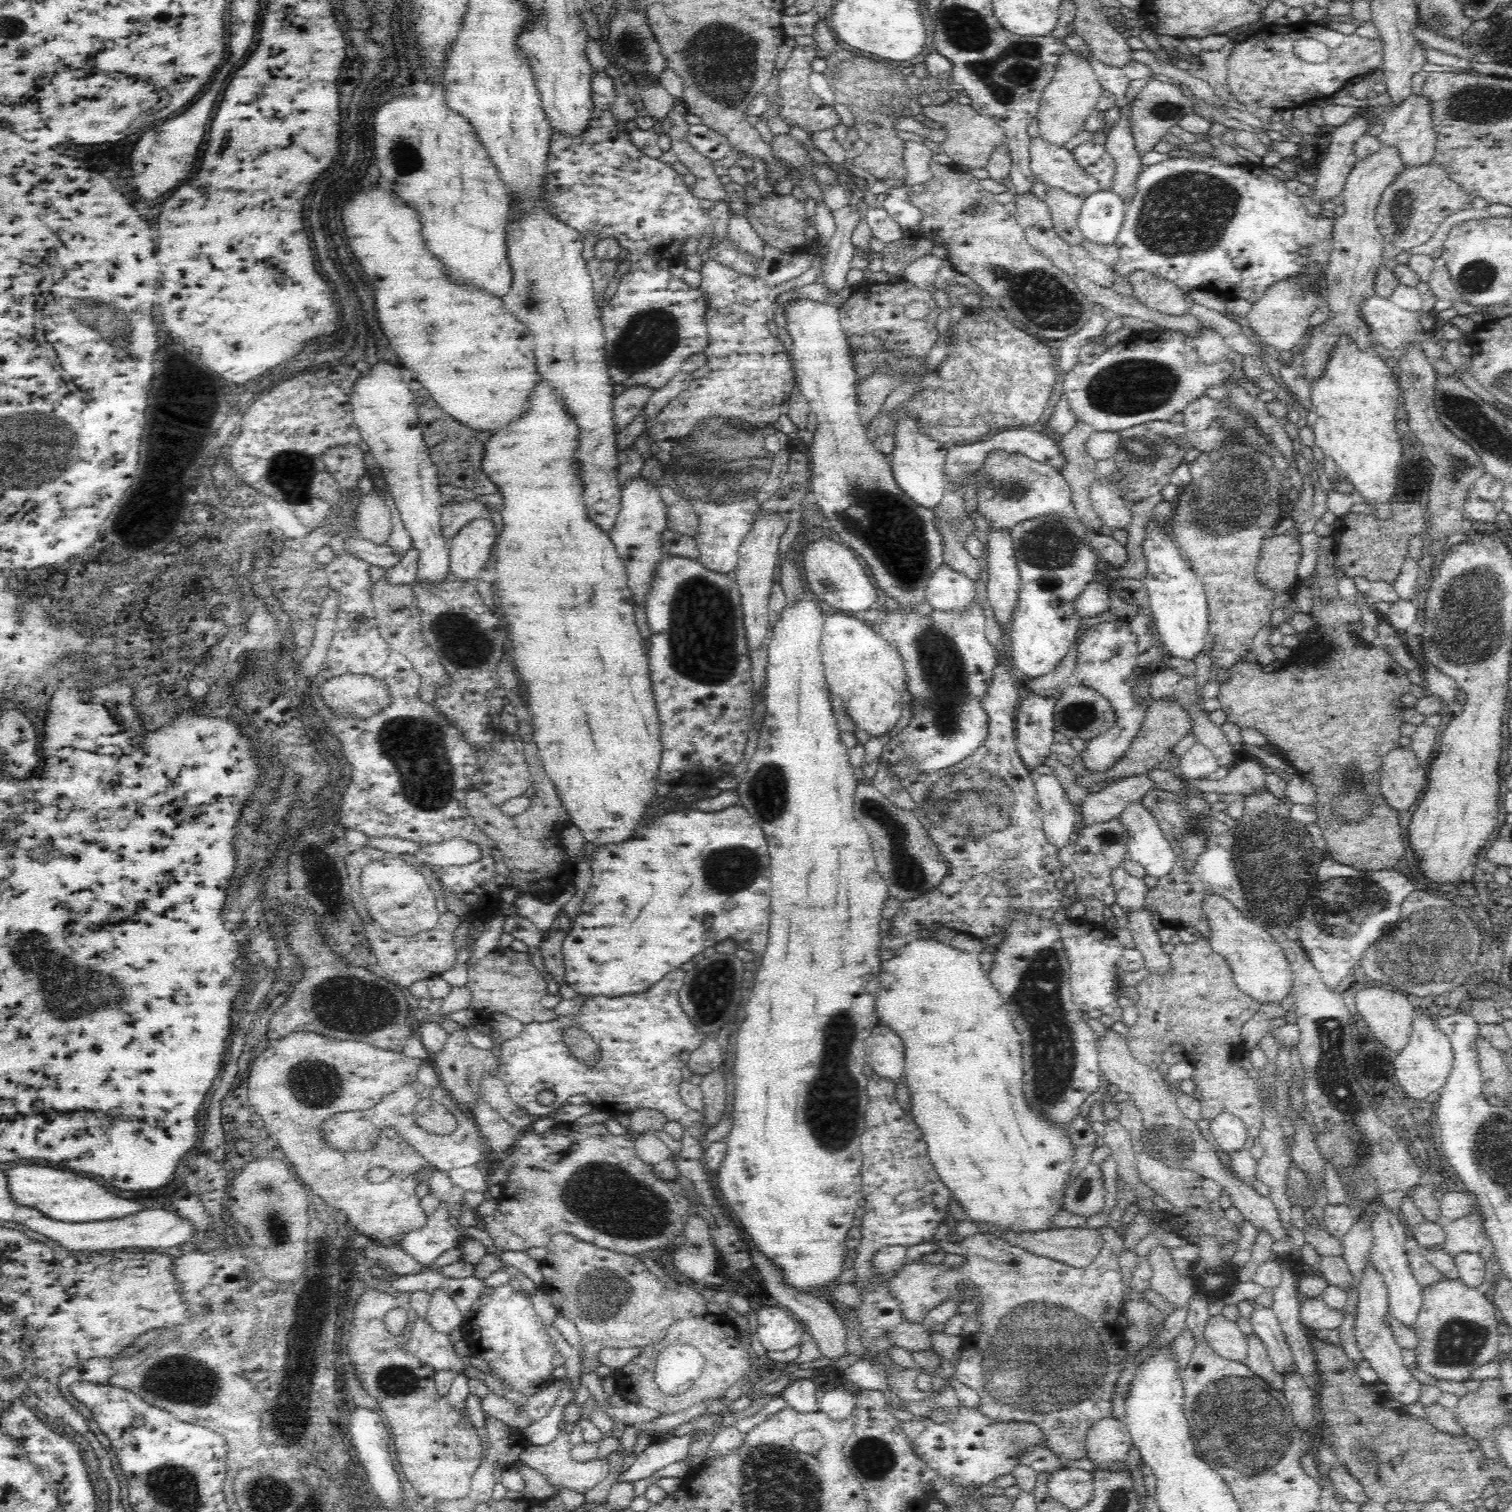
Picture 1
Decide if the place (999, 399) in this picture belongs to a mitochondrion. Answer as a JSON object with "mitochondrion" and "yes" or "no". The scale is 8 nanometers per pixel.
{"mitochondrion":"no"}

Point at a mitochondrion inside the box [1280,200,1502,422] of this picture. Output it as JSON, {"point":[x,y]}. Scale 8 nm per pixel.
{"point":[1477,276]}

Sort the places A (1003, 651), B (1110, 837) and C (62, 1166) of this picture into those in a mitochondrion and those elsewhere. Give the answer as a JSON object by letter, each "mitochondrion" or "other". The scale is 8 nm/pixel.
{"A":"other","B":"mitochondrion","C":"other"}

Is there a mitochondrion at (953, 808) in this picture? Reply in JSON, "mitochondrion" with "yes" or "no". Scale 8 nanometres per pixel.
{"mitochondrion":"yes"}

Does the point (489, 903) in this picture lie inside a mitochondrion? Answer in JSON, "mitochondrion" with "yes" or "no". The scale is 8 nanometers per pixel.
{"mitochondrion":"no"}

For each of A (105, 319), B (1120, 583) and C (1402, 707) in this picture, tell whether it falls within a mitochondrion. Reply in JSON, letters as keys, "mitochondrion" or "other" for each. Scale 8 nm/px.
{"A":"mitochondrion","B":"other","C":"other"}

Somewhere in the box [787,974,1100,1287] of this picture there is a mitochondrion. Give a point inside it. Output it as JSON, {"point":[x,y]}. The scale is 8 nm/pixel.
{"point":[833,1110]}

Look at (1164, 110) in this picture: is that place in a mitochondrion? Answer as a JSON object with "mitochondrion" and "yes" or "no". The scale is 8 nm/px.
{"mitochondrion":"yes"}

